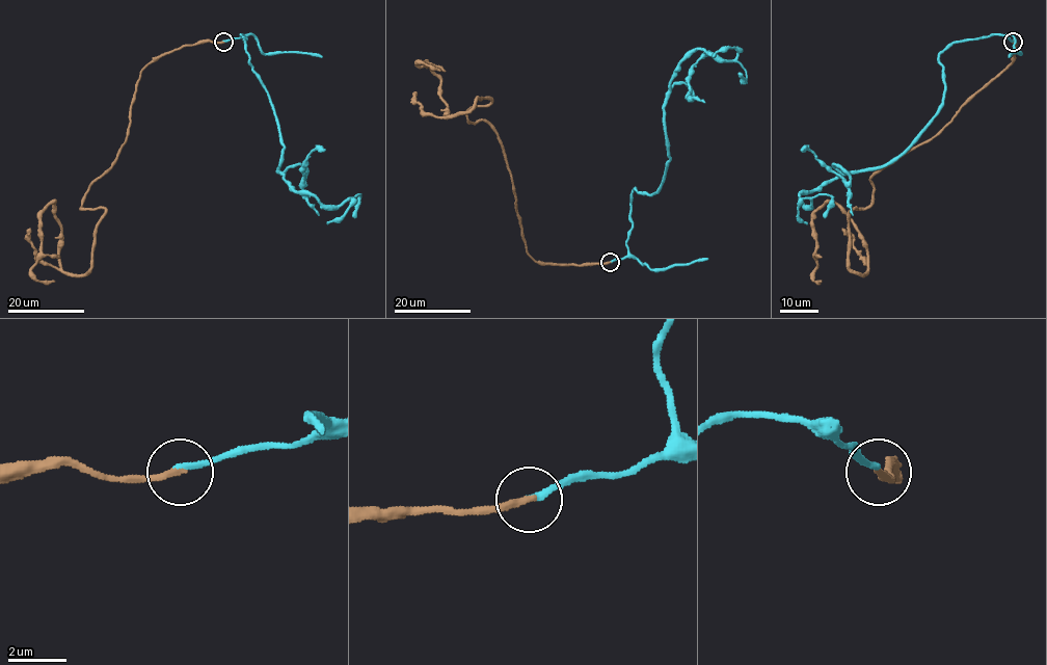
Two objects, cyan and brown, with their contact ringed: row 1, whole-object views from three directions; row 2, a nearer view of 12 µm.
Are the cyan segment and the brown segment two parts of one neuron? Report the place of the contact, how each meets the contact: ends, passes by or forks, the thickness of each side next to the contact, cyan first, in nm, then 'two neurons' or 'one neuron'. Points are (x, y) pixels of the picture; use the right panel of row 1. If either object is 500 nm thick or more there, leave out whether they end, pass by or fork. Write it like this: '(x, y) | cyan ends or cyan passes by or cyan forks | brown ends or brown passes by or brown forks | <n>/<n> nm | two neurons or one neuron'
(1013, 42) | cyan ends | brown ends | 220/240 nm | one neuron

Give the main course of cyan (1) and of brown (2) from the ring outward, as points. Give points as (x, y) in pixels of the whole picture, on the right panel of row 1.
1: (1013, 41), (951, 43), (928, 127), (882, 165), (800, 195), (810, 206), (828, 194), (824, 216)
2: (1013, 42), (950, 122), (870, 178), (849, 217), (863, 275), (853, 221), (831, 202), (813, 213), (821, 281)

